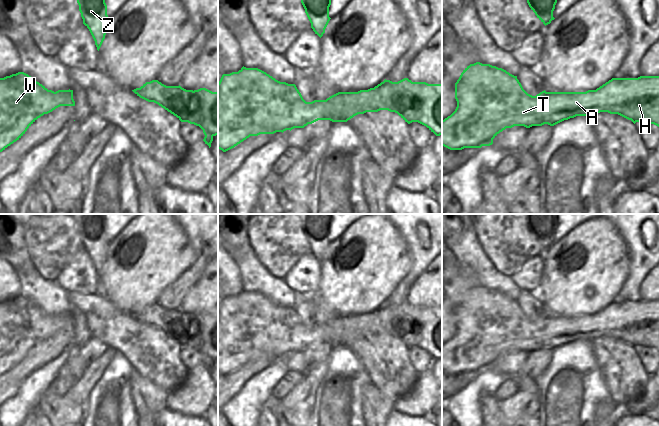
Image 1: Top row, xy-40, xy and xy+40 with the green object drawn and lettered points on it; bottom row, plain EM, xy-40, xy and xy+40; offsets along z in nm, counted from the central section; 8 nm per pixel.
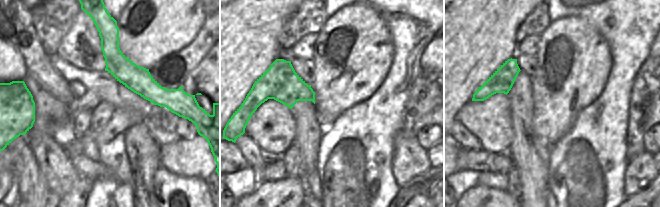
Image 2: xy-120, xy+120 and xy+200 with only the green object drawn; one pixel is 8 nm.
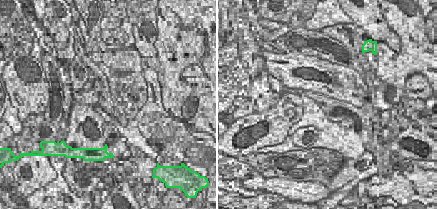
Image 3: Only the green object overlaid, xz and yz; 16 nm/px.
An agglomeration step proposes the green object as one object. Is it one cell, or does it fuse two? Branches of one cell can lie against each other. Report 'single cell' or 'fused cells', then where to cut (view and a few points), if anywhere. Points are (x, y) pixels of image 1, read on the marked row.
fused cells; cut in xy along (382, 97), (397, 92), (412, 93), (420, 103), (417, 121)

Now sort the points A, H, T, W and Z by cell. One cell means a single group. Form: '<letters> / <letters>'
A H T W / Z

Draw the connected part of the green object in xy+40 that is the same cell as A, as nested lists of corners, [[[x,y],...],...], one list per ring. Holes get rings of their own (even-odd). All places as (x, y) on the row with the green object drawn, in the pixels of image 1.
[[[476,62],[467,66],[455,83],[455,111],[442,120],[442,146],[450,150],[490,146],[493,139],[506,128],[514,126],[554,126],[576,116],[592,116],[600,112],[618,114],[628,120],[640,118],[641,122],[659,127],[659,76],[638,78],[612,78],[596,90],[586,92],[546,92],[532,96],[514,76],[502,68]],[[610,92],[622,94],[630,101],[624,106],[612,106],[607,96]]]

